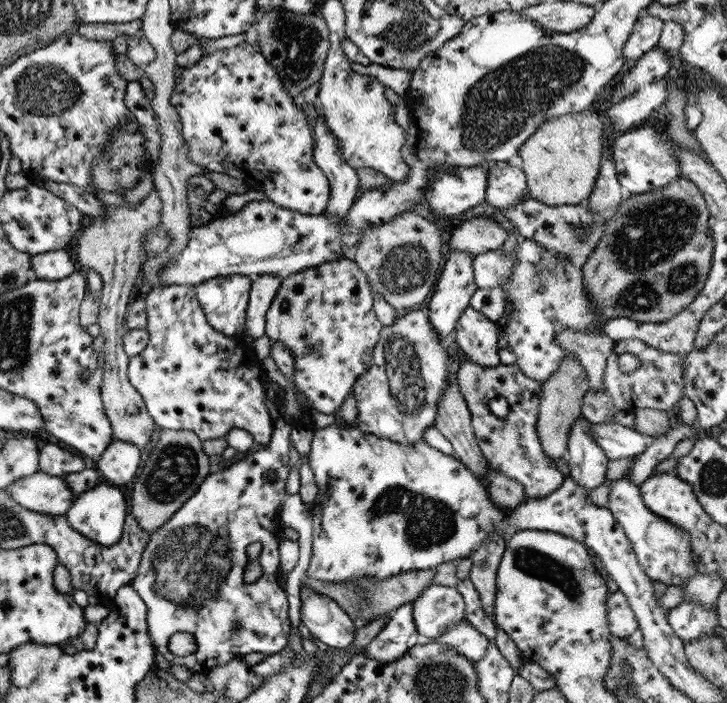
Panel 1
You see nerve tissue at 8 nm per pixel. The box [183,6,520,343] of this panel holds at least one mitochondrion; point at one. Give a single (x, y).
(297, 41)

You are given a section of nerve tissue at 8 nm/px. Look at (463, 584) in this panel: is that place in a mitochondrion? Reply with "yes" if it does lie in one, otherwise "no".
no

